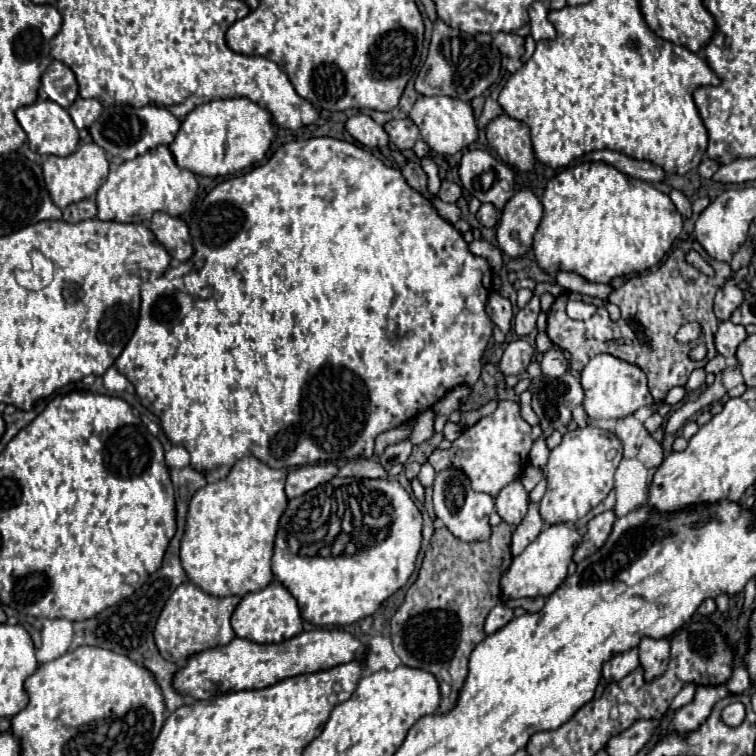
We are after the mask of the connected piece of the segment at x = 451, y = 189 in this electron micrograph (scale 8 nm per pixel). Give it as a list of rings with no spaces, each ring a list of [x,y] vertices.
[[[443,180],[441,182],[441,190],[439,190],[439,198],[443,202],[457,202],[461,196],[461,188],[455,184],[455,182],[449,182],[449,180]]]

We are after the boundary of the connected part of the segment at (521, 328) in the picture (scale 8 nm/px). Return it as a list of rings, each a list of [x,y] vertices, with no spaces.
[[[533,296],[533,300],[531,300],[525,308],[521,308],[521,310],[515,314],[513,332],[519,334],[519,336],[527,336],[529,332],[533,332],[539,312],[541,312],[541,308],[539,308],[539,298]]]

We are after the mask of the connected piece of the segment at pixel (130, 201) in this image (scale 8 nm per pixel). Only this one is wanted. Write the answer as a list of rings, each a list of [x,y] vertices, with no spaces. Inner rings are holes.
[[[159,144],[153,150],[133,160],[127,160],[109,172],[105,184],[97,190],[97,218],[113,222],[149,224],[155,212],[165,212],[169,216],[183,214],[191,206],[195,194],[195,174],[189,170],[181,170],[169,152],[169,146]]]

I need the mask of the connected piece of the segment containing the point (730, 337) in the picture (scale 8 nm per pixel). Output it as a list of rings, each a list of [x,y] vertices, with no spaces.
[[[731,320],[719,322],[719,328],[715,332],[715,348],[717,348],[717,354],[721,354],[725,358],[733,358],[735,356],[735,348],[745,338],[747,338],[747,332],[745,332],[743,326],[733,324]]]

